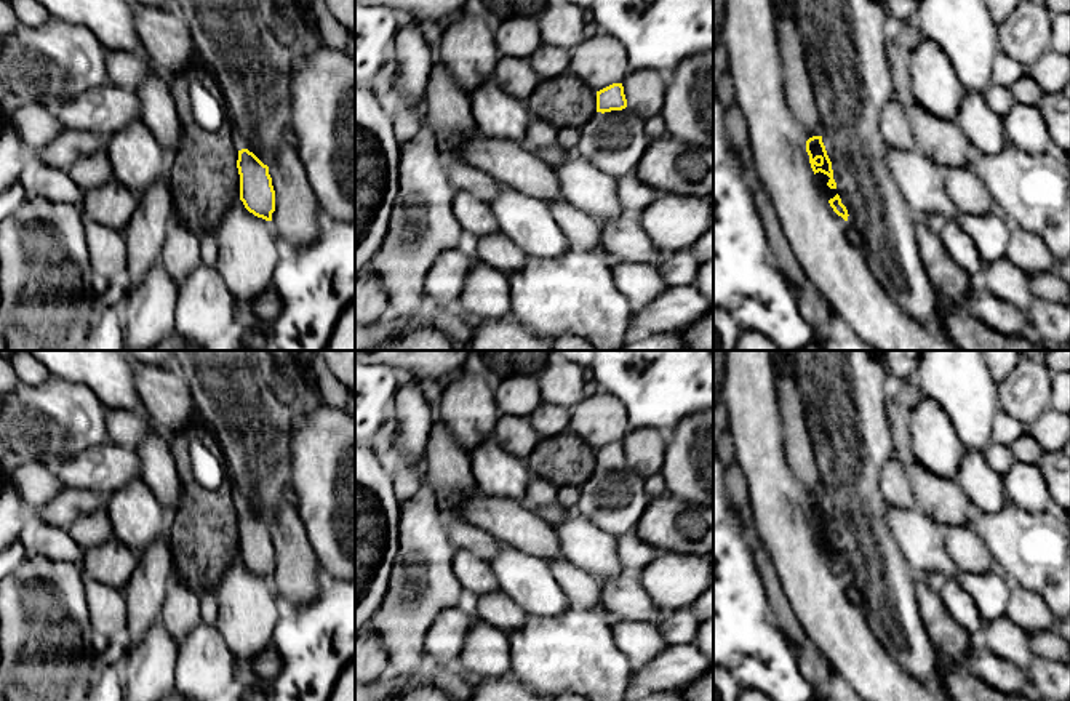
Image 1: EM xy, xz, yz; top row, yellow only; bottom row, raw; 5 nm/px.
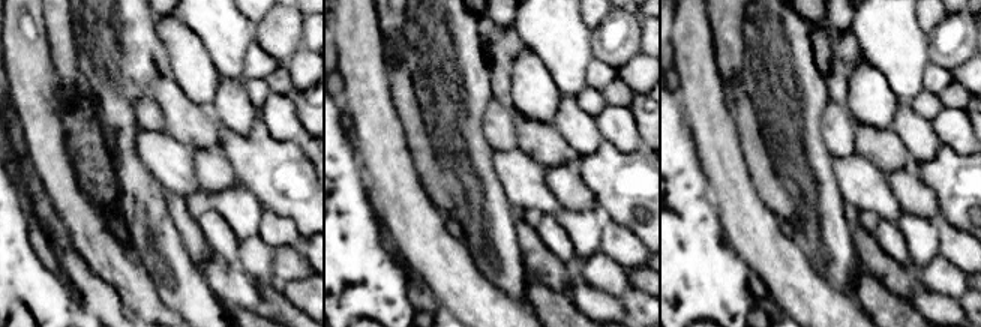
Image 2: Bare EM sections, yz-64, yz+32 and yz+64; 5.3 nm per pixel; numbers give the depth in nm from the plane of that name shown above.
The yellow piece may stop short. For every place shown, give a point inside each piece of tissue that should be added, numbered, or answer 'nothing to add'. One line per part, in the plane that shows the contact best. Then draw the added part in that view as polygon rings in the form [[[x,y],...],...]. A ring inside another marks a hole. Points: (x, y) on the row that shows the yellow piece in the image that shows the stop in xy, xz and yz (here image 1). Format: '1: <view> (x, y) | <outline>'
1: yz (798, 92) | [[[785,0],[774,2],[777,16],[777,38],[784,66],[784,88],[789,107],[804,131],[806,141],[822,136],[819,110],[806,75],[801,37],[797,22],[797,8]]]

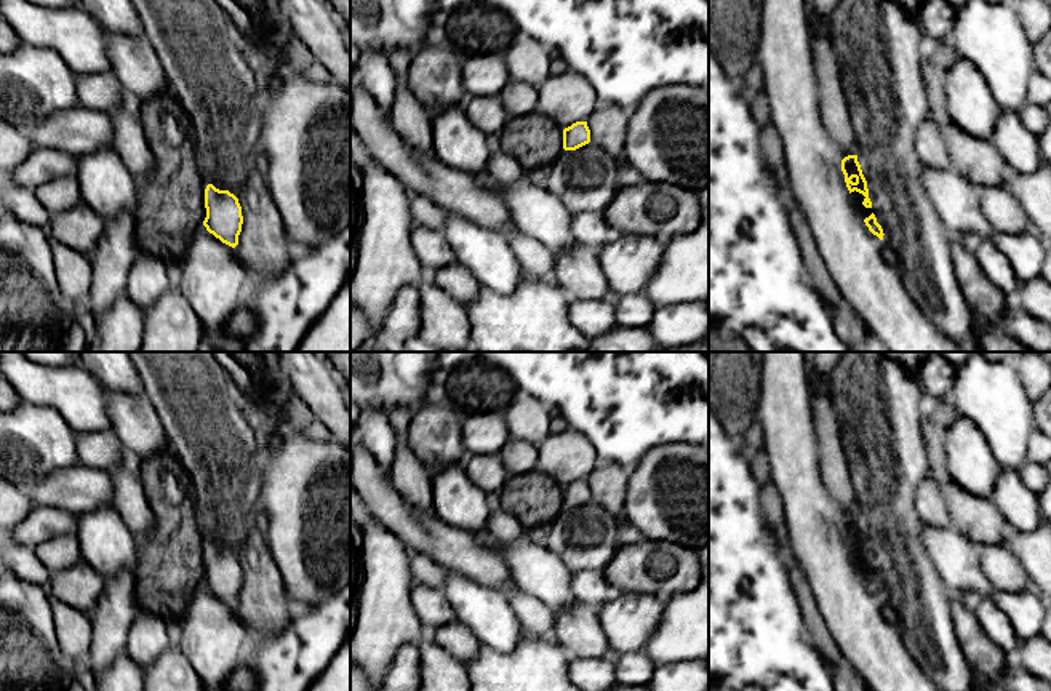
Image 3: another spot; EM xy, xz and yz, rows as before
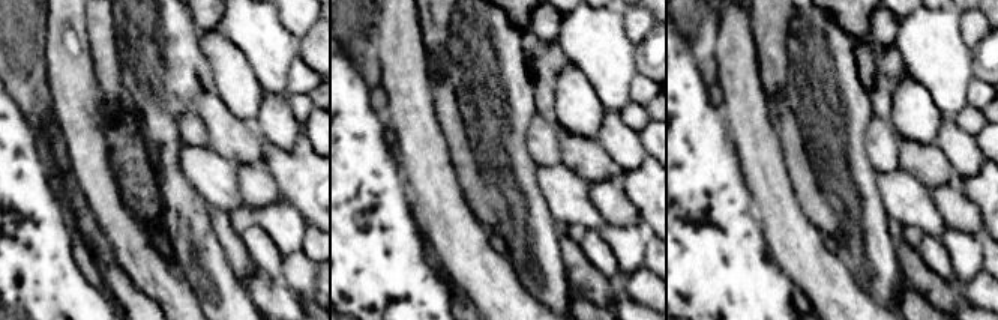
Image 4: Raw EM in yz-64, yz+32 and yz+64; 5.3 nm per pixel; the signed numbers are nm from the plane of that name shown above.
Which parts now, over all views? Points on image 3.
1: yz (834, 111) | [[[817,18],[809,21],[809,27],[813,35],[813,58],[816,62],[822,122],[843,160],[848,155],[857,155],[857,149],[846,101],[841,94],[832,27]]]

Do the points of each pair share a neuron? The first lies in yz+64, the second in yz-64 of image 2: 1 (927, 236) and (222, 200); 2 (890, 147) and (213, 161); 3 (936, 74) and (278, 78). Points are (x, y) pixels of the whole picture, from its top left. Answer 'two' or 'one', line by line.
1: one
2: two
3: two

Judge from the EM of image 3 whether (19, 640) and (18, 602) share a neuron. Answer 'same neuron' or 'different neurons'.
same neuron

